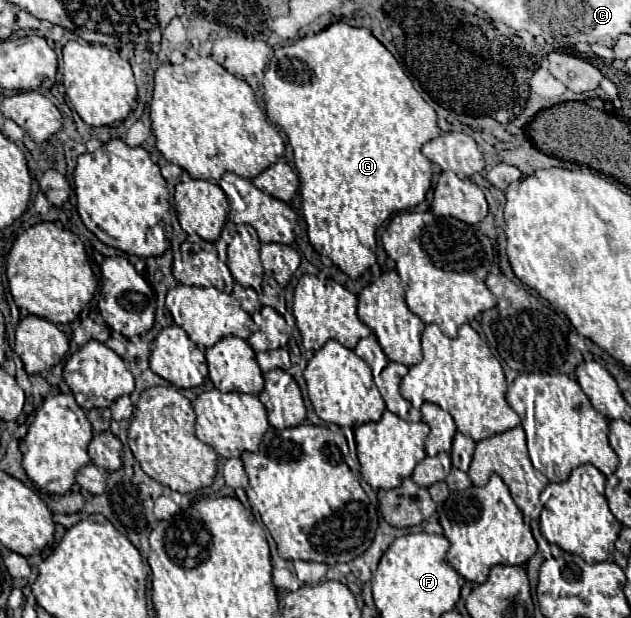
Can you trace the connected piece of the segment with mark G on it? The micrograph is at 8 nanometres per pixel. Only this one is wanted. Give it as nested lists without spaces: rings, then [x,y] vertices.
[[[342,21],[328,25],[326,29],[322,29],[316,35],[306,35],[288,47],[276,49],[268,69],[264,73],[262,87],[264,87],[266,115],[268,115],[270,123],[280,127],[286,133],[292,149],[294,149],[295,170],[300,182],[299,192],[302,195],[302,213],[304,213],[304,219],[308,225],[308,239],[318,253],[330,257],[348,277],[358,279],[368,267],[372,267],[376,263],[374,249],[377,248],[376,232],[378,227],[388,217],[392,217],[394,213],[414,209],[416,205],[420,205],[424,201],[430,185],[432,185],[432,169],[430,169],[432,163],[422,155],[420,149],[424,143],[428,143],[430,139],[434,139],[442,133],[438,123],[436,123],[436,111],[420,97],[420,93],[412,87],[412,81],[406,77],[406,73],[402,71],[402,67],[398,65],[394,55],[372,35],[370,29],[352,27],[352,25],[342,23]]]

